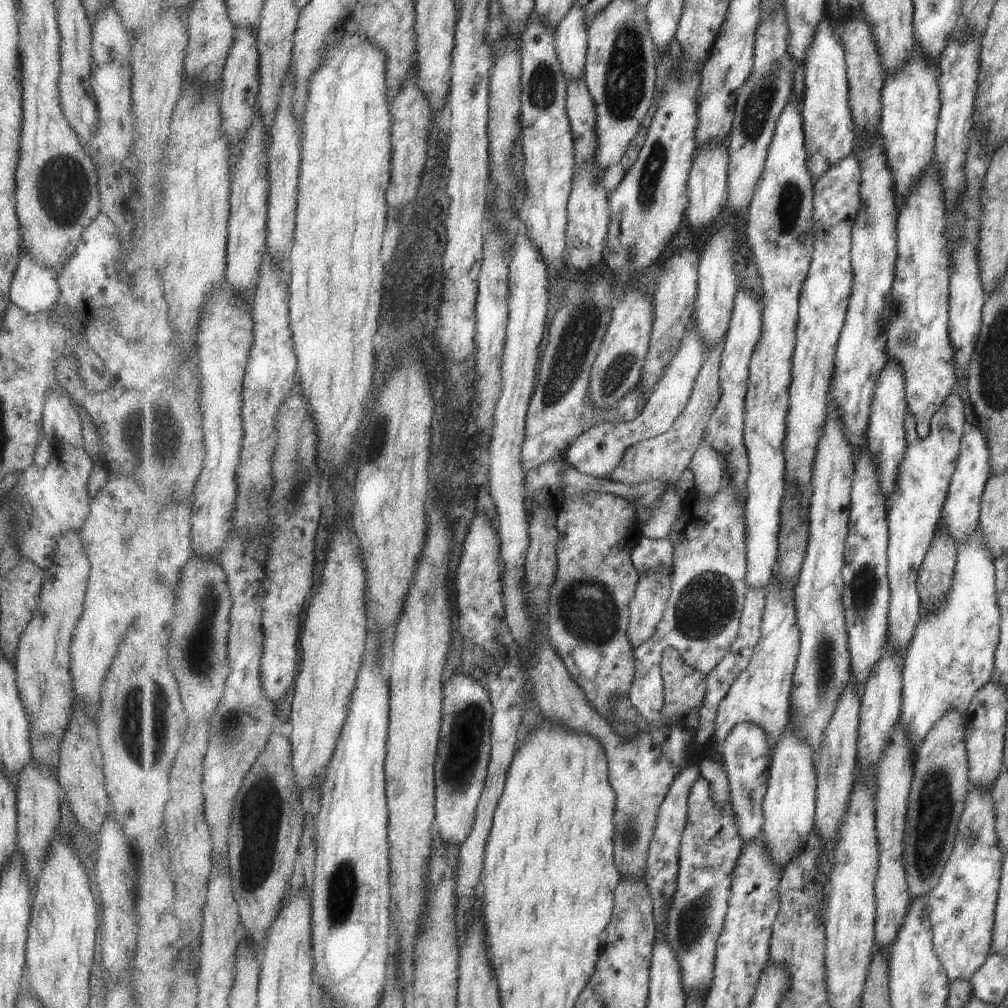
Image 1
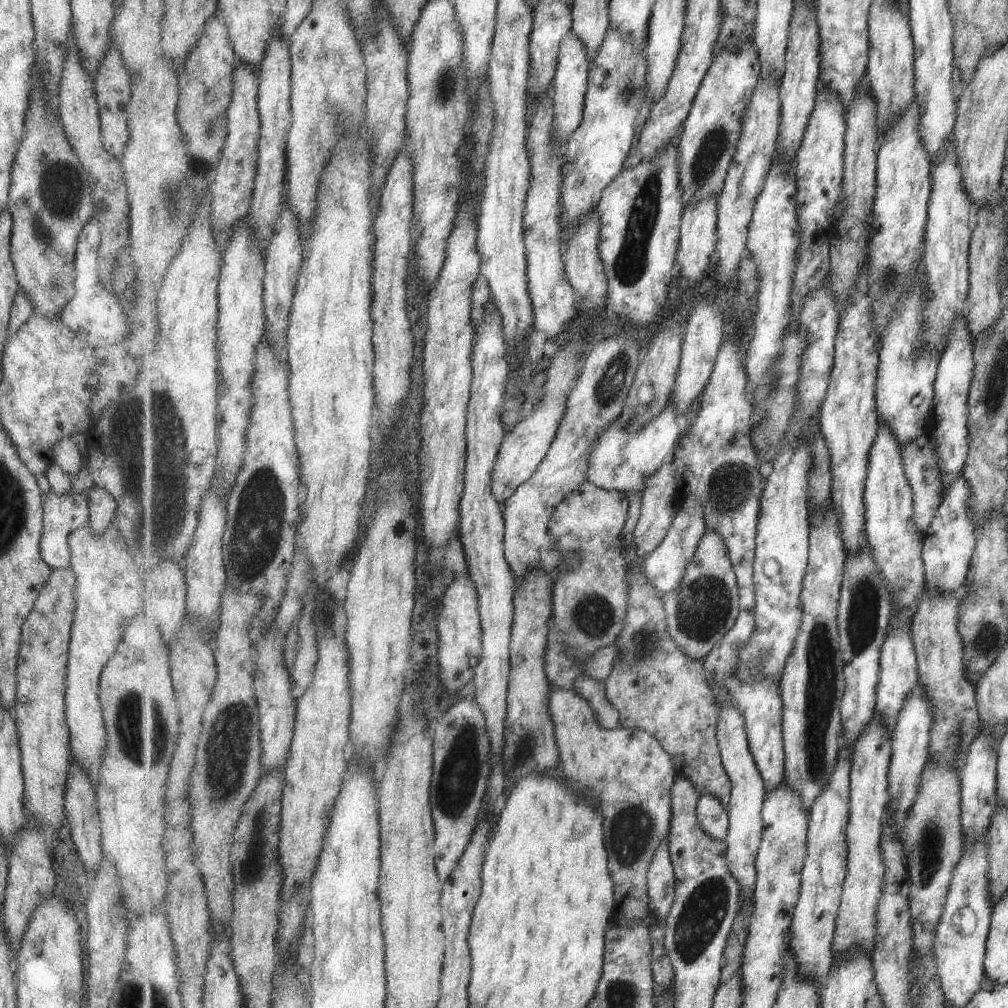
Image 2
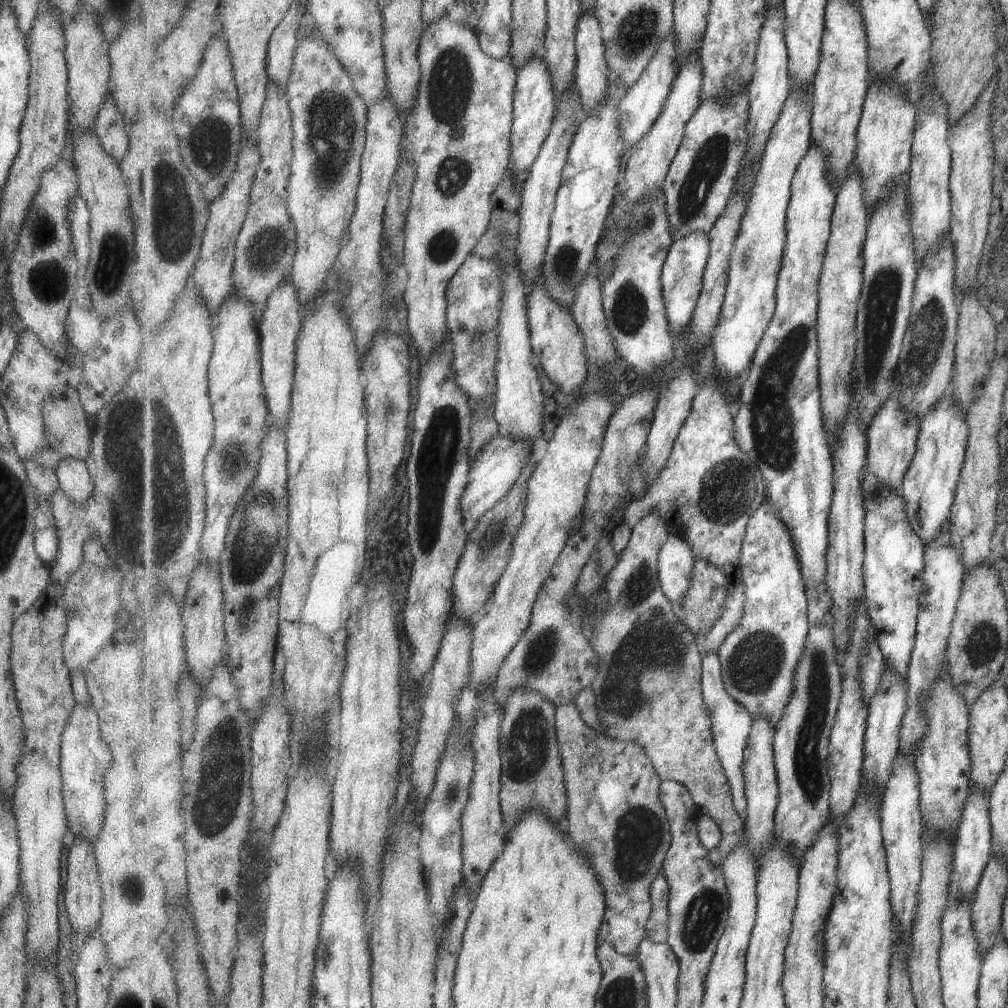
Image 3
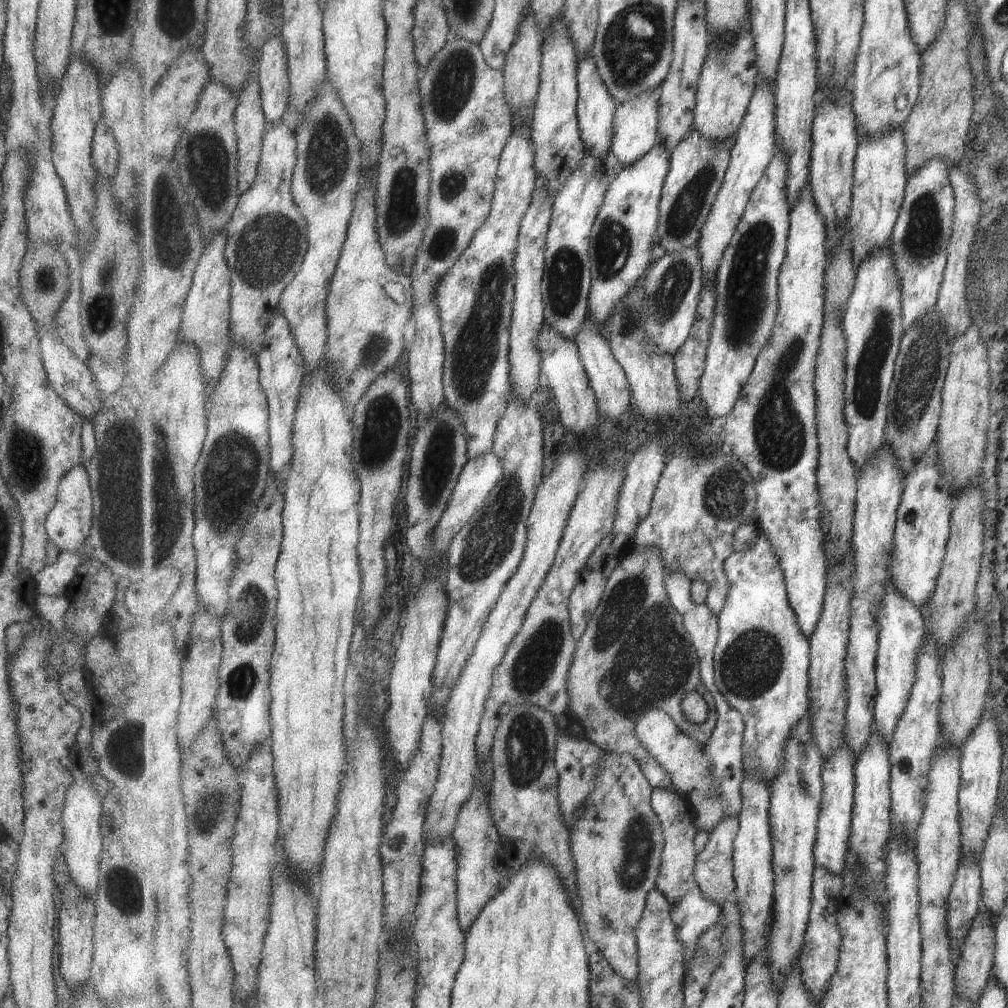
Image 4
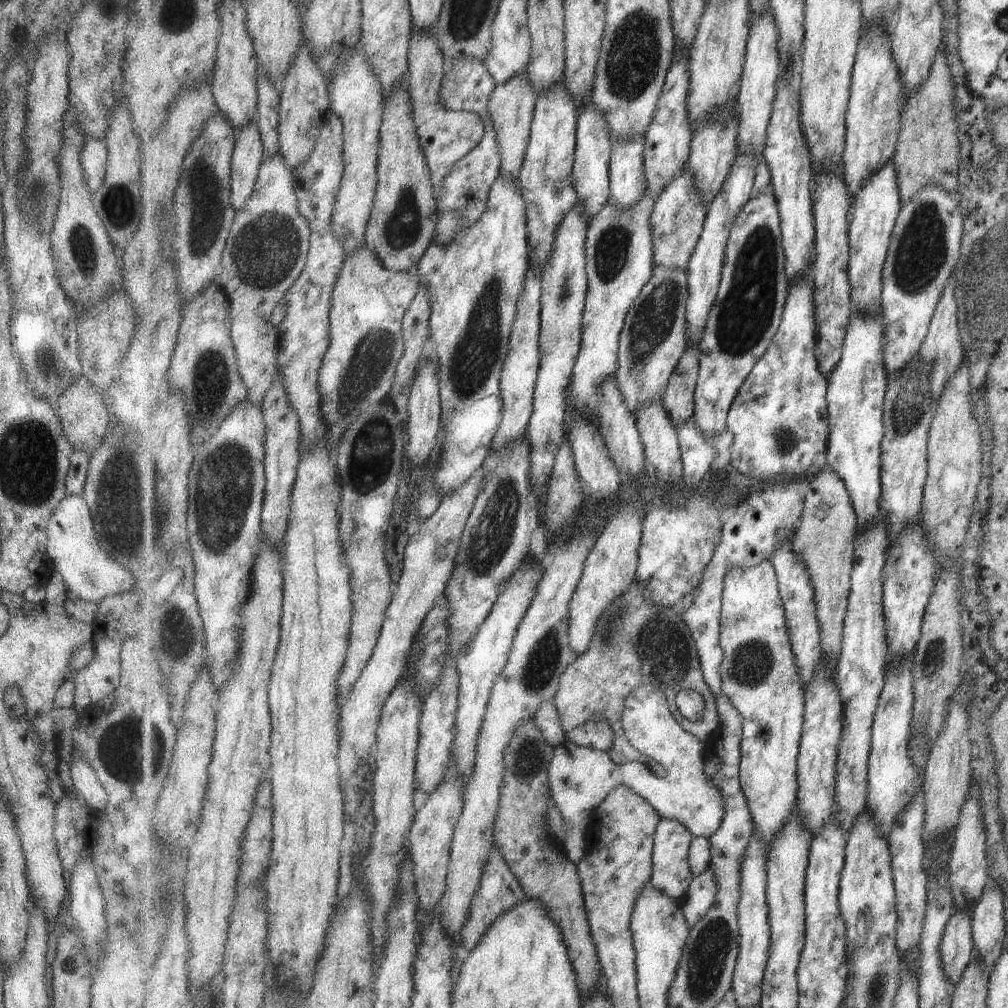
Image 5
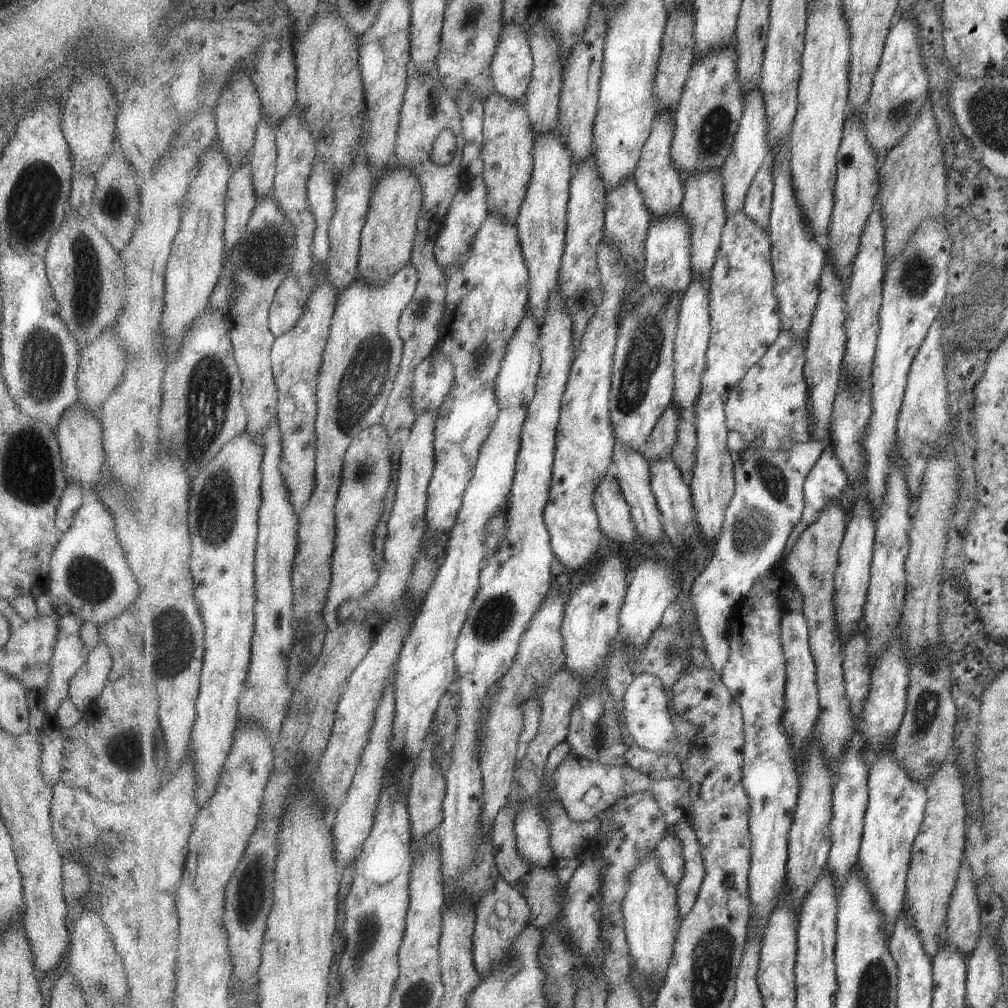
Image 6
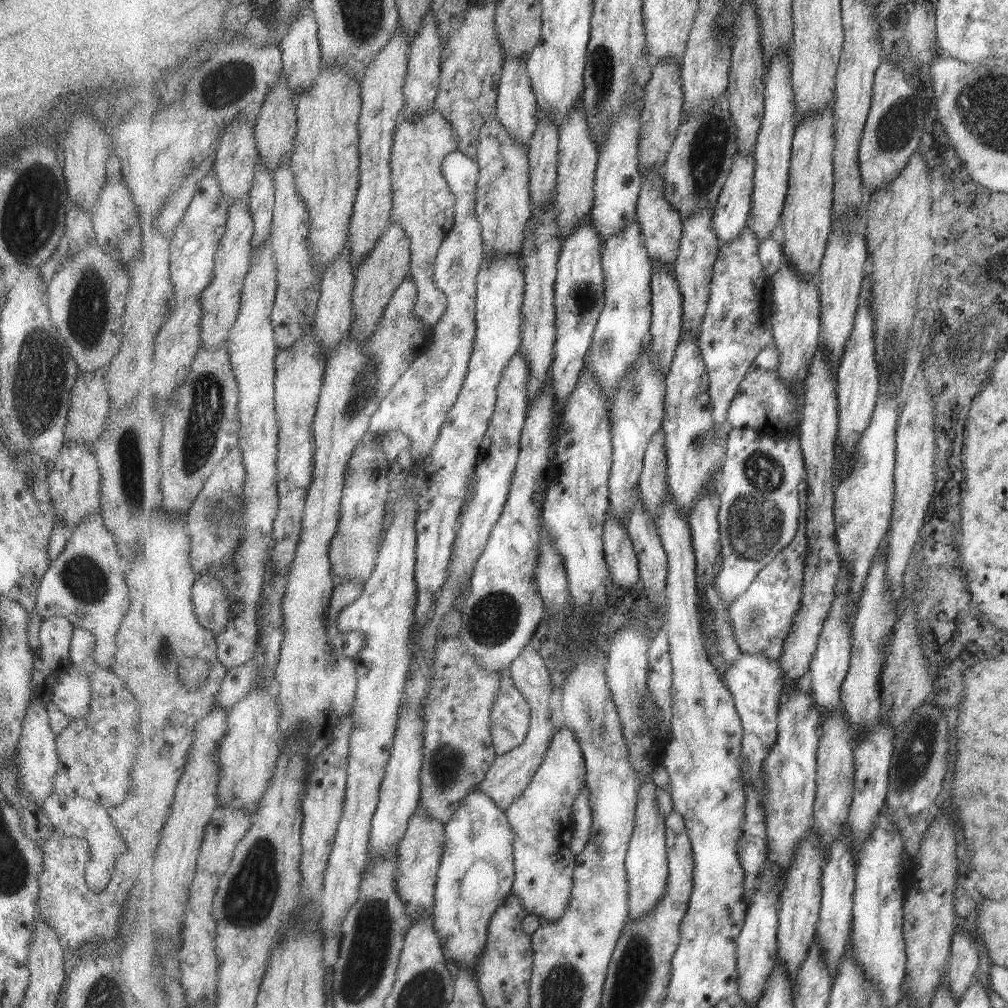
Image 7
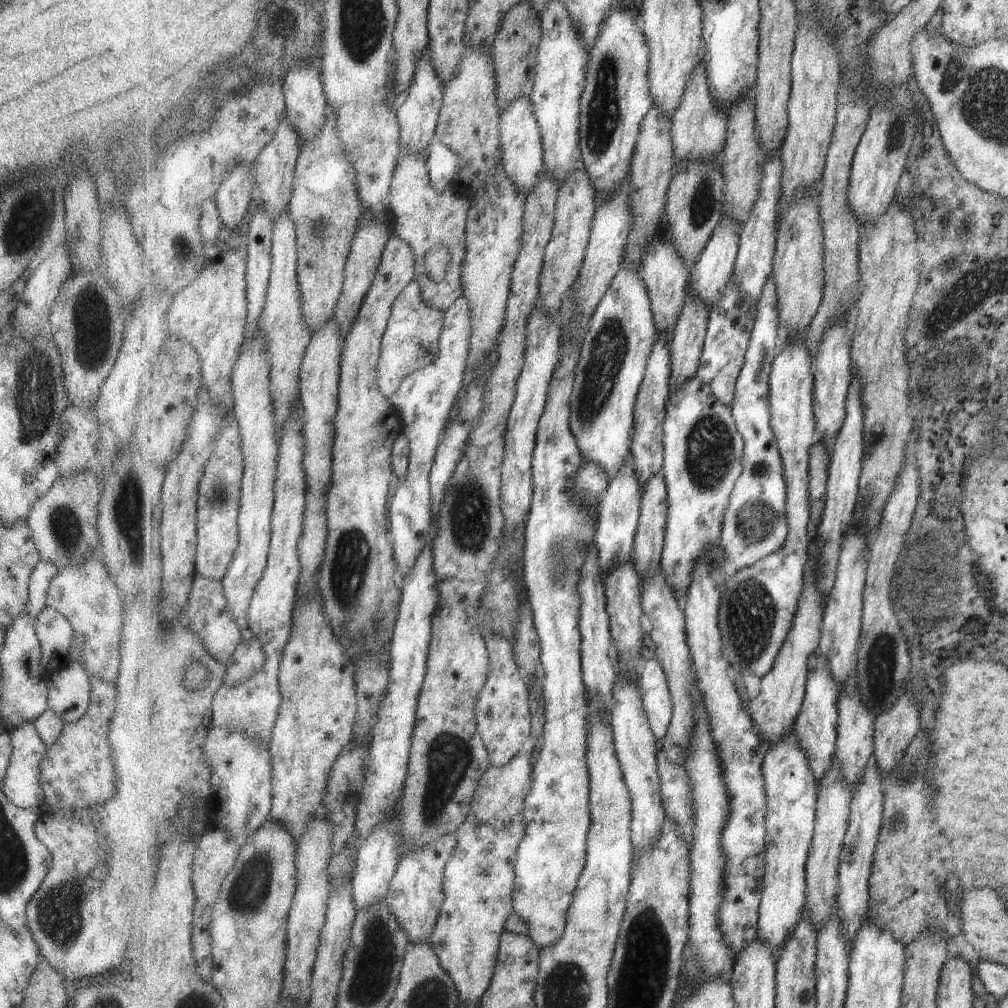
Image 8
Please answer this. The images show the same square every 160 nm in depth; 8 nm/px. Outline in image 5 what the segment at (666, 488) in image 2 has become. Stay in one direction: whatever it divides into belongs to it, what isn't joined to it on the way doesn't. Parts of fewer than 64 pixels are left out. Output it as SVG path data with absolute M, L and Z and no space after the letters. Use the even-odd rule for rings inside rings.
M633 582L629 590L605 610L597 624L597 634L591 640L591 648L585 654L577 655L577 661L563 674L553 704L561 716L565 732L583 726L595 716L603 716L615 734L613 748L608 753L613 762L620 765L636 761L651 769L657 776L664 777L667 769L642 754L627 738L624 729L627 698L643 684L653 684L665 694L665 698L677 698L685 689L699 692L706 701L705 720L691 722L684 716L676 720L687 733L701 741L712 739L721 728L721 718L716 696L705 681L699 652L684 618L673 607L659 606L651 598L647 598L643 584L645 582ZM711 867L707 868L703 874L694 876L684 904L684 915L691 928L701 922L701 918L705 918L705 914L716 904L717 890L719 886Z

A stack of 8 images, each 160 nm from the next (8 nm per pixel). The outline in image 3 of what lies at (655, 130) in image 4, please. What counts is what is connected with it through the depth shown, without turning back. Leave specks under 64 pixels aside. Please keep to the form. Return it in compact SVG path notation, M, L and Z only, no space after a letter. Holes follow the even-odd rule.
M669 34L667 38L663 38L665 42L661 44L661 48L657 50L655 58L649 62L649 66L645 68L645 73L641 74L639 81L629 89L627 96L619 102L619 124L621 124L621 132L623 132L623 140L627 144L626 149L634 149L653 128L653 124L657 122L657 118L661 115L661 110L664 110L665 100L669 97L673 87L673 82L677 78L677 60L679 60L679 50L675 46L677 36Z

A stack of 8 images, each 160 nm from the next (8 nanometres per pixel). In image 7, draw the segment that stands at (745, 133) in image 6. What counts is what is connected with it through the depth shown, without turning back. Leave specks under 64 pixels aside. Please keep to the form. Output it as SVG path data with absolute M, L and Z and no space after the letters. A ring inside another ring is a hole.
M739 153L735 160L736 164L729 174L712 218L712 227L721 246L741 236L748 226L752 209L756 158Z

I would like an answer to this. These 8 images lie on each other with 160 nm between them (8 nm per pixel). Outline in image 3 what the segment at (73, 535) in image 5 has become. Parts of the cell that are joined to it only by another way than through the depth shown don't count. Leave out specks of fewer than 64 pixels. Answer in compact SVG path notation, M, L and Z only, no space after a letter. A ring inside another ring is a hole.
M65 456L61 458L55 470L58 488L61 488L64 500L81 504L89 499L93 484L91 484L84 460Z

